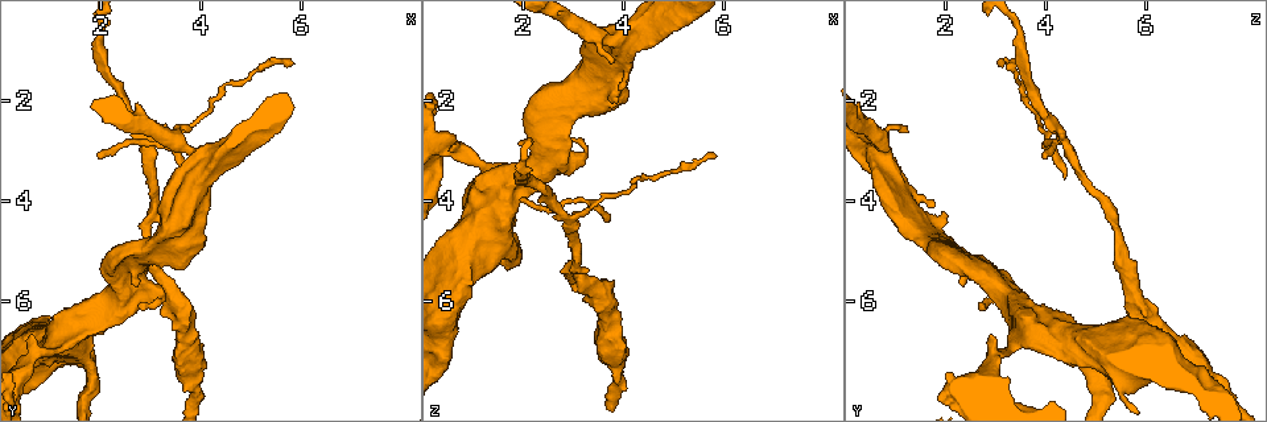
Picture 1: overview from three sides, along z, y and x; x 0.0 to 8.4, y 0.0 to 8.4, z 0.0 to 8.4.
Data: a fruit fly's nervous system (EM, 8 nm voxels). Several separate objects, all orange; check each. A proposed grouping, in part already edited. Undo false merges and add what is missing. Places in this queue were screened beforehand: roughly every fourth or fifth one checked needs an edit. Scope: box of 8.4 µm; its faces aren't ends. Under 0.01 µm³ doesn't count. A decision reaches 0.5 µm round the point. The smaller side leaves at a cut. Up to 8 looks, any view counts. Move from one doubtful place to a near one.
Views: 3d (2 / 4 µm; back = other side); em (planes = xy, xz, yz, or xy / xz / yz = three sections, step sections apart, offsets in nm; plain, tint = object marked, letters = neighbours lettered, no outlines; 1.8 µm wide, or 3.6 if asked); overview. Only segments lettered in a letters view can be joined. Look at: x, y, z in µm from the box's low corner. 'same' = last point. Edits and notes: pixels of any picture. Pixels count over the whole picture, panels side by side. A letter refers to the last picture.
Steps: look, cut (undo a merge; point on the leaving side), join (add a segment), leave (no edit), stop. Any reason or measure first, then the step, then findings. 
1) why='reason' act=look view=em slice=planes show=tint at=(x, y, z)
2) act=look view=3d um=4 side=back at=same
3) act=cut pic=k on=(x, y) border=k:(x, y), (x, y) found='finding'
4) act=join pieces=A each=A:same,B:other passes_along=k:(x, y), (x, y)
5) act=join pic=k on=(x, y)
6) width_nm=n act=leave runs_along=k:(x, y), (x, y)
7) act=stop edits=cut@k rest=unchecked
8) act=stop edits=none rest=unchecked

why='two arms at a narrow angle' act=look view=em slice=yz step=8 show=plain at=(2.90, 2.85, 4.40)

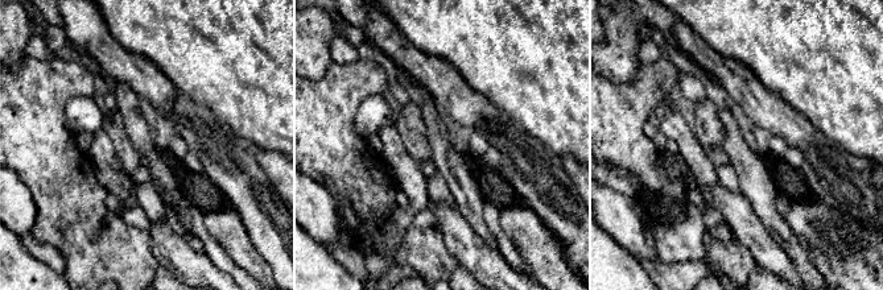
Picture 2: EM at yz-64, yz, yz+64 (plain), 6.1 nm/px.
why='see the neighbours' act=look view=em slice=yz step=8 show=letters at=same

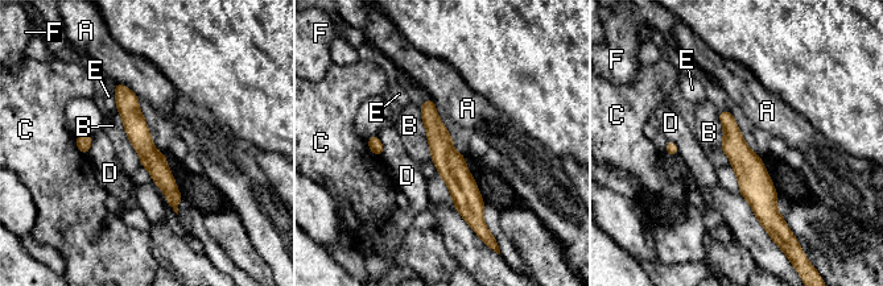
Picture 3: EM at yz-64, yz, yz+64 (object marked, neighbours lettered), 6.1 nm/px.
width_nm=140 act=leave each=A:other,B:other,C:other,D:other,E:other,F:other runs_along=3:(118, 87), (174, 204) found='continuous, no second neuron'

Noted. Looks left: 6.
why='thin end' act=look view=em slice=xy step=16 show=tint at=(5.80, 1.30, 3.10)

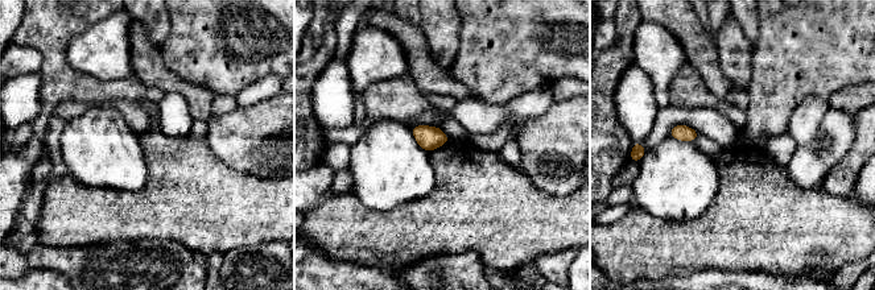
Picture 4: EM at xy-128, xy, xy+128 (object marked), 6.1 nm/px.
act=look view=em slice=yz step=4 show=letters at=same

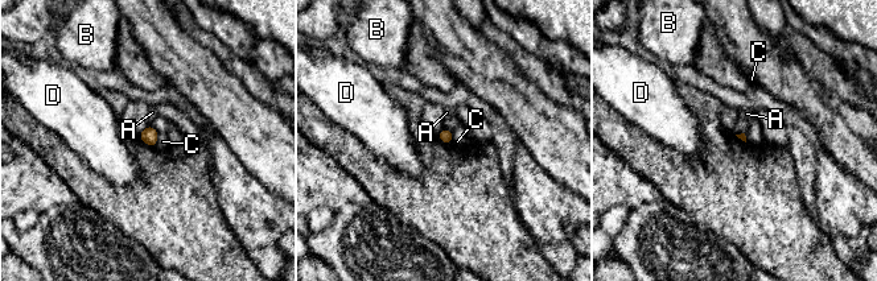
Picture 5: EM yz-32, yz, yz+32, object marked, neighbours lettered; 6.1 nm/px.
act=leave each=A:other,B:other,C:other,D:other border=5:(159, 133), (155, 145) found='no lettered segment goes on from it'

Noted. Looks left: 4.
why='an open end' act=look view=3d um=4 at=(2.75, 6.10, 2.75)

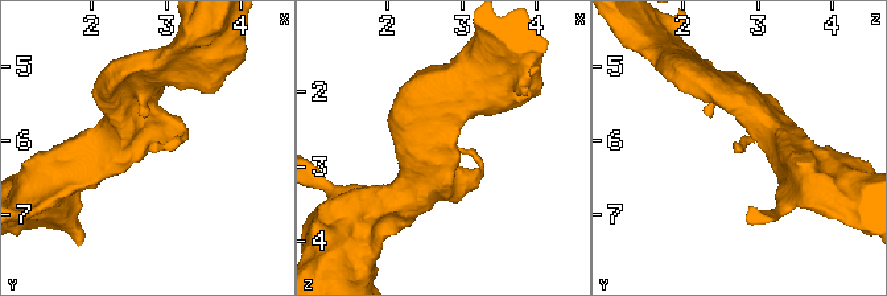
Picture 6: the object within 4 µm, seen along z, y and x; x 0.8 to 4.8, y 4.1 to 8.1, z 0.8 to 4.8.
why='need the tissue' act=look view=em slice=planes show=letters at=(2.75, 6.10, 2.75)

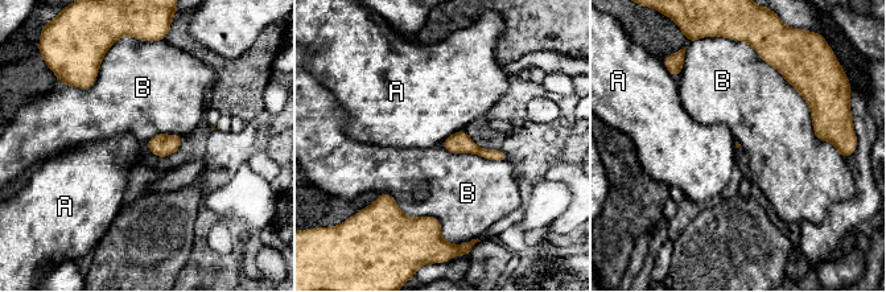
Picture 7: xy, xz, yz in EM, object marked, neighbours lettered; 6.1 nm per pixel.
act=leave each=A:other,B:other border=7:(757, 54), (829, 143) found='no lettered segment goes on from it'

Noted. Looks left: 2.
act=stop edits=none rest=unchecked

